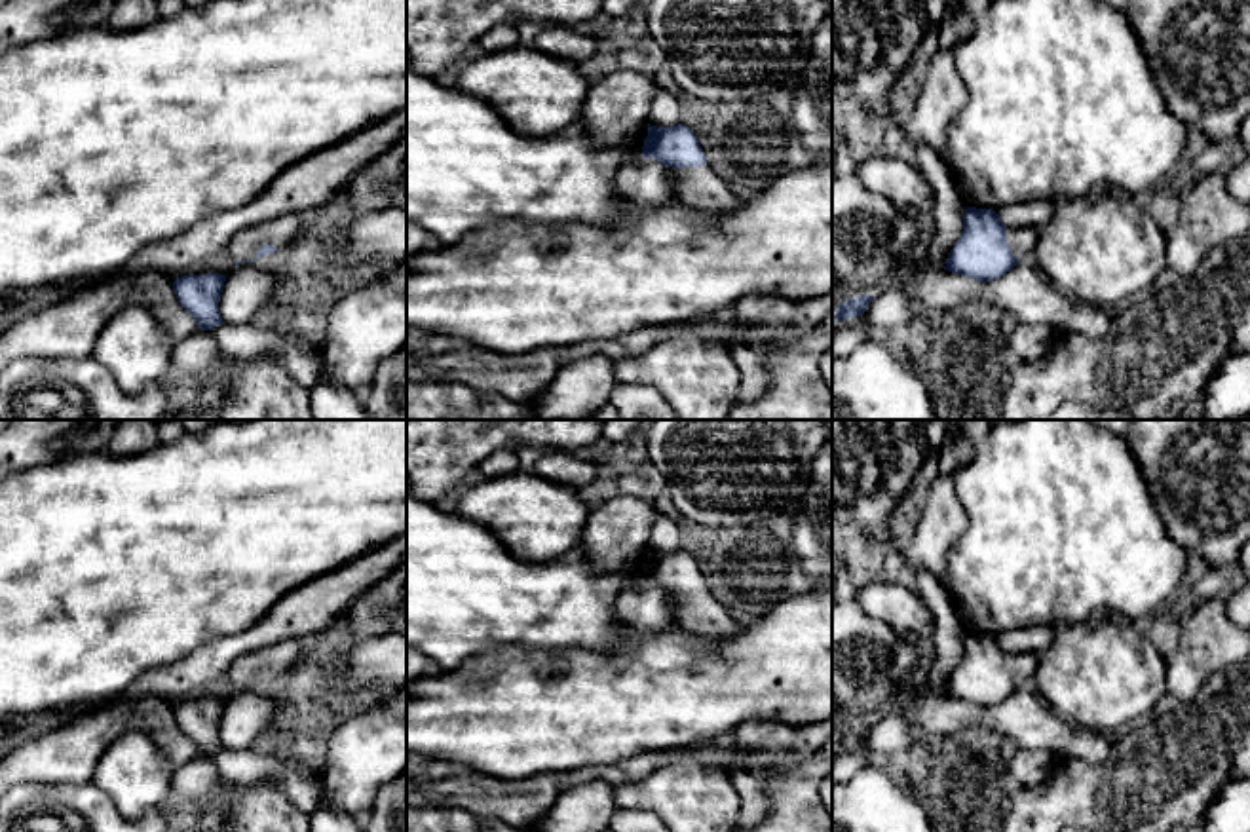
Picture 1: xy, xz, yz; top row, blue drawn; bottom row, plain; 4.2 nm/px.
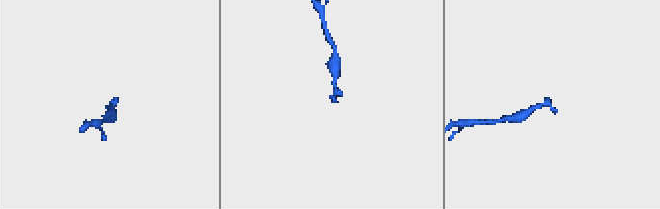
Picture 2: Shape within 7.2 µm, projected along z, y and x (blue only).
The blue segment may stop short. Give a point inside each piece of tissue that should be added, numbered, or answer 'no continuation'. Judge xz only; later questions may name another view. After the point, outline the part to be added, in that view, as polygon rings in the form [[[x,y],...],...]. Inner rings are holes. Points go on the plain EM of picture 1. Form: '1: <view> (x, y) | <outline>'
1: xz (700, 614) | [[[709,589],[697,591],[695,595],[669,595],[672,600],[672,619],[684,633],[707,640],[722,640],[745,631],[745,625],[739,623]]]

